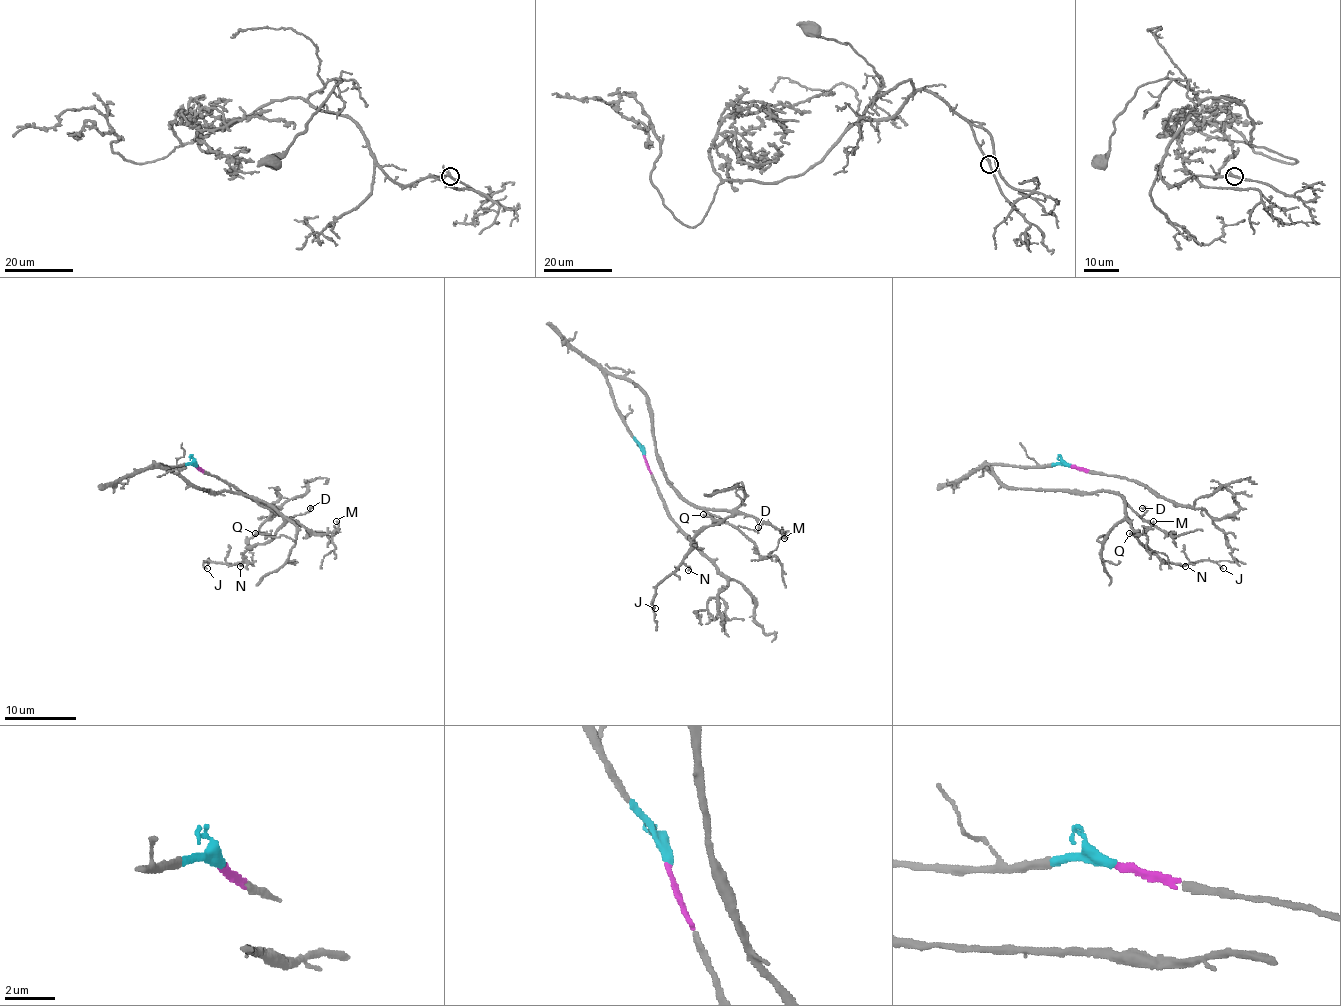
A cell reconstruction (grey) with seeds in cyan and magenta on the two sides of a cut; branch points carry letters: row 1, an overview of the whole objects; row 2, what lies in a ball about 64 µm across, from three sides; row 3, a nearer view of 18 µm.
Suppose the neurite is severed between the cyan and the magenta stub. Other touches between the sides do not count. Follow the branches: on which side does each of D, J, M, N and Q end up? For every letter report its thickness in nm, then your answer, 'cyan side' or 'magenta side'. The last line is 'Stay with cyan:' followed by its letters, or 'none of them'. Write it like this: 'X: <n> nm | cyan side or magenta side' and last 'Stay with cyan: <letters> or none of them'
D: 120 nm | cyan side
J: 130 nm | cyan side
M: 150 nm | cyan side
N: 120 nm | cyan side
Q: 140 nm | cyan side
Stay with cyan: D, J, M, N, Q

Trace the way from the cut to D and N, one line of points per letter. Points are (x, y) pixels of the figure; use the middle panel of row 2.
D: (644, 455), (616, 407), (609, 375), (628, 378), (644, 394), (666, 480), (709, 514), (755, 532), (758, 526)
N: (644, 455), (609, 375), (644, 394), (666, 480), (684, 498), (732, 514), (691, 540), (687, 571)

